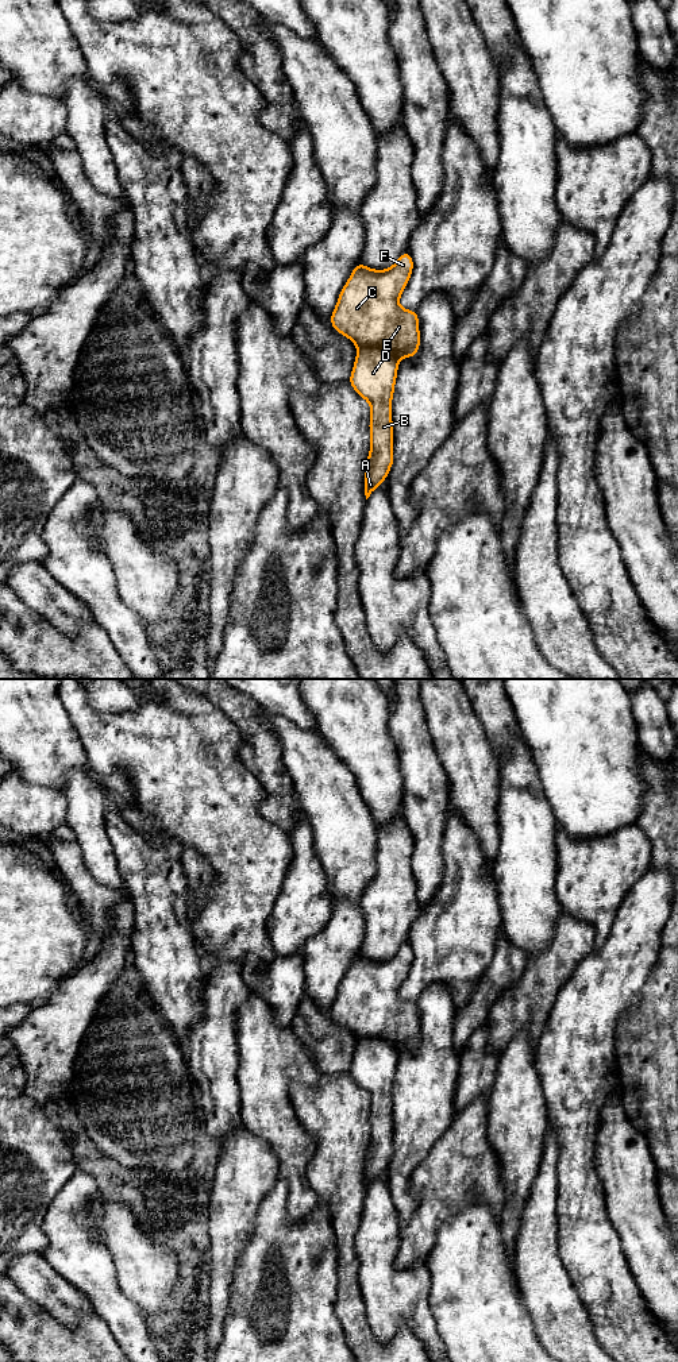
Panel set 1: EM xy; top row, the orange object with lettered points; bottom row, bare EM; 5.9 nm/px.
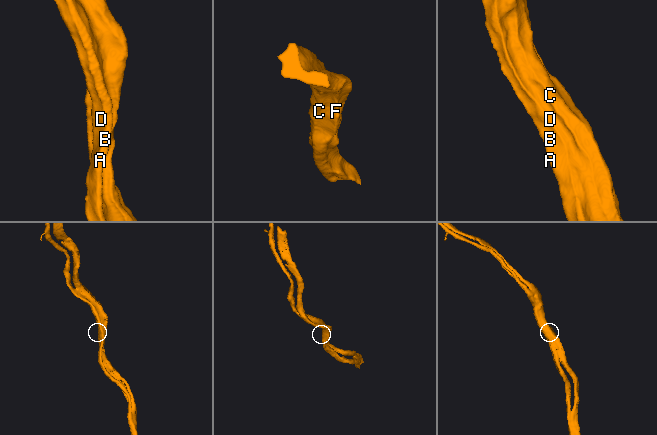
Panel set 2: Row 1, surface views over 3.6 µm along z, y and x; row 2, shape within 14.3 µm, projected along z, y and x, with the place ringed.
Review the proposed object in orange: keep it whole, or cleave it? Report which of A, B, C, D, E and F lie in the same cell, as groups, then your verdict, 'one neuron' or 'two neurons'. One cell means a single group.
groups A B D / C E F; two neurons

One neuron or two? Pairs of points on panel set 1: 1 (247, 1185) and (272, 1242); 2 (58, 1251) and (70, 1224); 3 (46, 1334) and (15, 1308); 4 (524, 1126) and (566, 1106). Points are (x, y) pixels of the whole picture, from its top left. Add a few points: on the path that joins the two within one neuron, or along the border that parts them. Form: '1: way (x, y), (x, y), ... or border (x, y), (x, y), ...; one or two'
1: border (276, 1183), (262, 1199), (246, 1239); two
2: way (65, 1245), (68, 1242), (68, 1231); one
3: way (38, 1331), (23, 1316); one
4: border (540, 1083), (549, 1119); two

